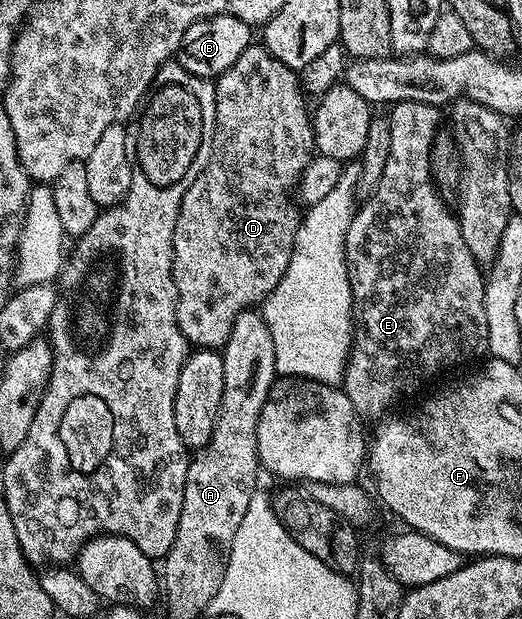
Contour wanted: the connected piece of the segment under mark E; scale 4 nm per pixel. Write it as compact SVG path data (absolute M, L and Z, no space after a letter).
M405 101L394 104L390 108L389 118L389 161L385 161L385 169L381 173L381 181L377 189L366 200L367 203L358 208L349 225L347 234L347 272L351 282L351 301L355 312L355 337L351 341L351 356L347 359L347 368L343 374L341 389L353 401L353 409L360 413L367 411L387 411L399 399L402 391L410 389L414 383L427 379L431 371L438 369L442 363L459 363L462 359L475 359L478 355L486 356L487 342L491 339L492 320L485 313L485 271L465 245L465 237L461 237L459 221L454 210L443 204L444 196L431 173L431 146L434 145L439 127L440 108L433 103L421 101Z

